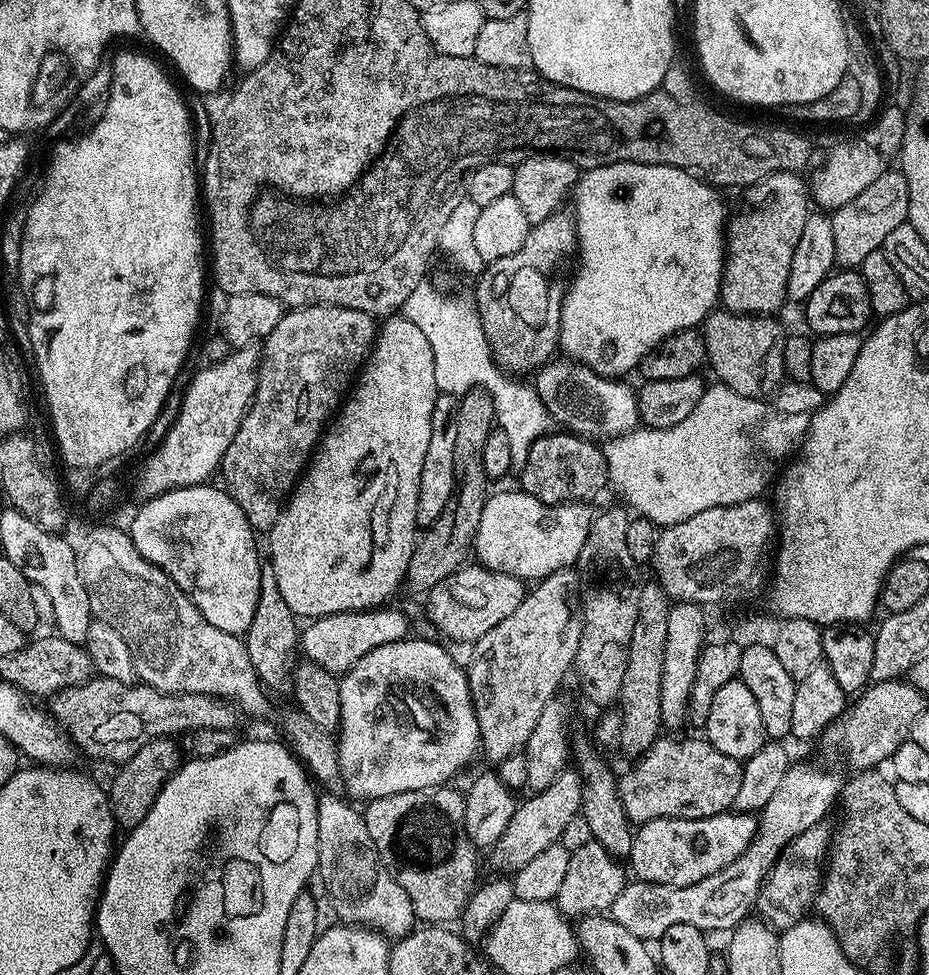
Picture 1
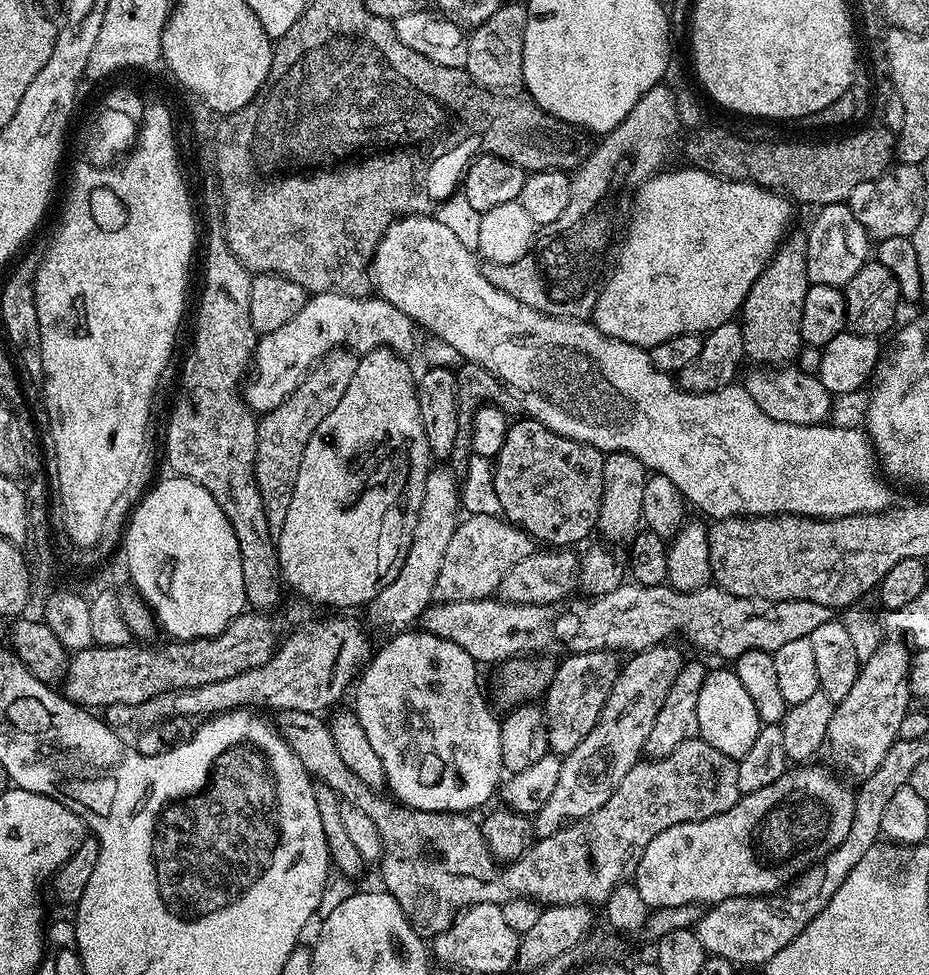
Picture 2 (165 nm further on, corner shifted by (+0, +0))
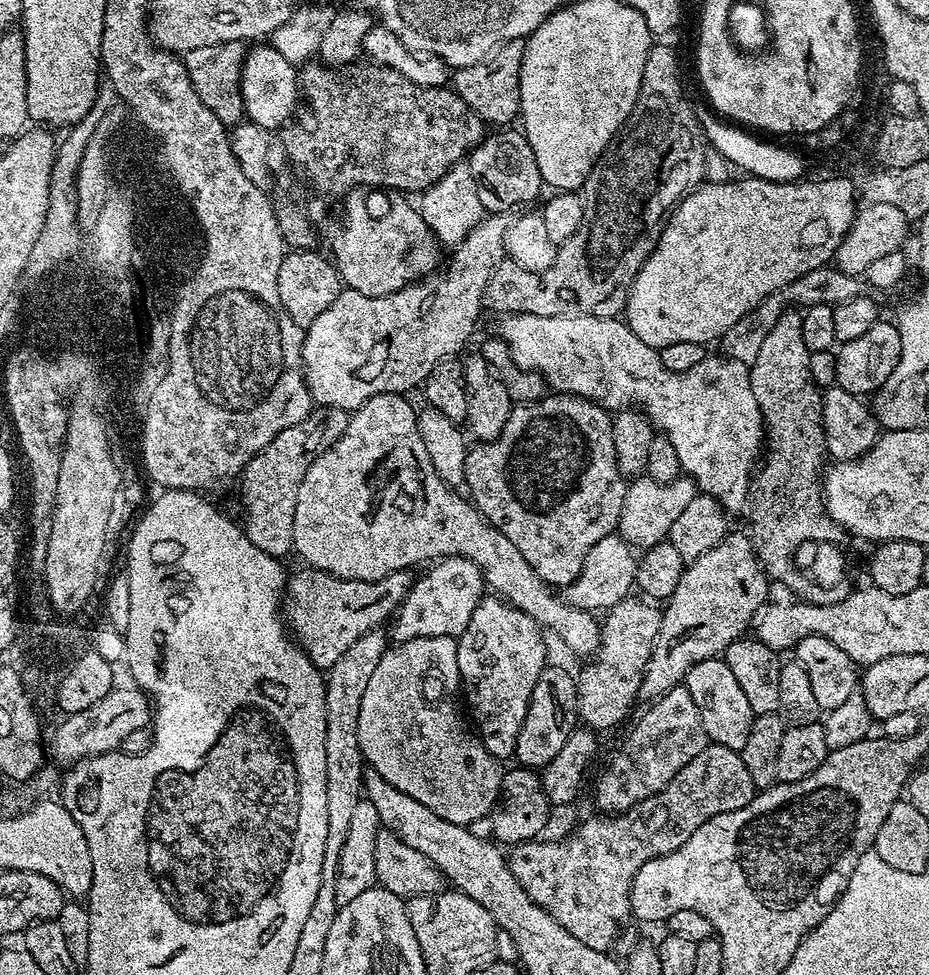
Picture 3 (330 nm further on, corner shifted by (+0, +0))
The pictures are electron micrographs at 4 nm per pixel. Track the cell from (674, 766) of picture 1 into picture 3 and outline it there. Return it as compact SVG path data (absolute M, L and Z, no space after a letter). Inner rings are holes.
M709 742L702 750L702 754L694 754L694 758L690 758L690 762L686 762L686 766L682 766L682 770L678 770L678 774L674 774L674 778L670 778L668 785L658 794L630 806L630 810L625 812L595 814L596 816L590 817L589 820L582 821L577 826L576 833L573 836L566 837L565 840L537 838L517 844L507 853L508 869L512 871L514 878L518 878L522 890L526 890L528 897L538 906L542 906L542 910L546 910L550 914L550 918L554 918L554 922L558 922L558 926L562 926L570 934L574 934L574 938L578 938L578 942L590 946L590 950L608 952L611 949L611 944L616 940L616 935L620 932L620 923L632 916L629 898L632 883L634 882L634 874L638 874L638 870L642 870L642 866L646 866L646 862L650 862L662 854L670 854L674 850L678 850L678 846L682 846L682 842L686 842L686 838L690 838L690 834L694 834L694 830L698 830L698 826L702 826L702 822L710 822L710 818L718 818L718 814L726 814L730 810L742 810L742 806L746 806L755 798L757 791L754 786L754 778L750 778L750 770L746 770L746 762L742 762L740 754L721 744Z

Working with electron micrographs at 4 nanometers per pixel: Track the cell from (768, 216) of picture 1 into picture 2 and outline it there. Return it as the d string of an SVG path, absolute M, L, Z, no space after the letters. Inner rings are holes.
M801 230L789 231L776 250L776 255L758 274L758 282L750 286L746 302L738 316L738 323L744 339L744 355L749 361L757 360L760 366L784 366L795 361L800 355L802 341L802 302L806 302L808 271L806 270L806 250L808 233Z

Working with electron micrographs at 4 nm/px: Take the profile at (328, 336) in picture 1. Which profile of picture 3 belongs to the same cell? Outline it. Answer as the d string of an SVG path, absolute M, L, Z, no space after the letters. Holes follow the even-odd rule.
M313 407L305 420L282 430L270 446L258 450L258 454L250 458L240 473L240 504L244 507L242 527L246 538L250 538L262 554L284 558L287 552L293 551L294 506L298 502L298 486L302 486L302 478L306 478L306 470L310 470L314 458L321 456L338 438L342 438L349 415L341 408Z

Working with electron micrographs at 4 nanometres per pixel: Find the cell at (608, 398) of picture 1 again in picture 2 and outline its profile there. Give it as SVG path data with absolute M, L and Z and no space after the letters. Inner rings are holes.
M435 215L401 216L399 220L394 221L384 231L384 236L378 242L376 252L372 256L370 280L375 291L376 288L380 291L377 292L379 299L390 302L390 306L402 310L402 314L409 316L413 324L419 326L423 331L425 328L426 331L432 332L428 334L431 334L435 339L454 346L454 350L458 350L461 361L482 366L486 370L490 370L490 374L498 377L501 385L508 387L509 384L520 395L520 404L528 411L525 413L531 419L542 422L542 426L554 430L554 434L562 434L571 440L592 444L605 454L609 452L634 454L634 458L638 458L638 462L642 462L649 473L665 475L666 478L670 478L683 494L685 501L693 509L696 507L698 511L712 516L713 521L728 520L731 516L747 516L749 518L753 516L812 516L815 520L833 520L834 518L864 514L865 512L888 512L893 503L893 501L891 502L892 492L888 489L889 481L882 475L882 469L876 458L876 450L868 438L867 431L860 428L840 428L831 422L811 424L810 426L794 426L790 422L774 422L774 418L770 418L766 414L762 414L762 410L758 410L754 398L750 398L748 391L736 382L728 384L722 390L714 390L713 392L687 392L669 373L660 372L656 369L654 362L650 362L645 349L622 342L614 336L602 334L597 330L596 325L587 319L548 316L545 312L539 312L526 306L526 302L518 302L518 298L506 294L506 290L498 290L498 286L490 286L490 282L486 282L484 277L481 261L473 252L466 250L466 246L462 246L462 242L458 242L458 238L454 238L452 231L446 226L442 226L442 222L438 222Z

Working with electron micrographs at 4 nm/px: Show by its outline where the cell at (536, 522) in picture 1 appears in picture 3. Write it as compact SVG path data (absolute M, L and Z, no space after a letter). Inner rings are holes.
M445 556L433 563L424 577L417 579L408 596L402 601L391 621L393 641L413 640L414 638L438 638L450 636L458 638L470 622L470 614L478 602L486 595L484 576L480 567L461 556Z

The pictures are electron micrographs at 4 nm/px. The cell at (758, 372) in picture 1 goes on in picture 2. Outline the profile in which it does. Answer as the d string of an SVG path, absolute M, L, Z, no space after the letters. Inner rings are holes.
M760 366L742 380L742 387L754 398L758 410L774 422L790 422L794 426L823 424L831 417L833 393L822 386L819 376L806 374L799 366Z

